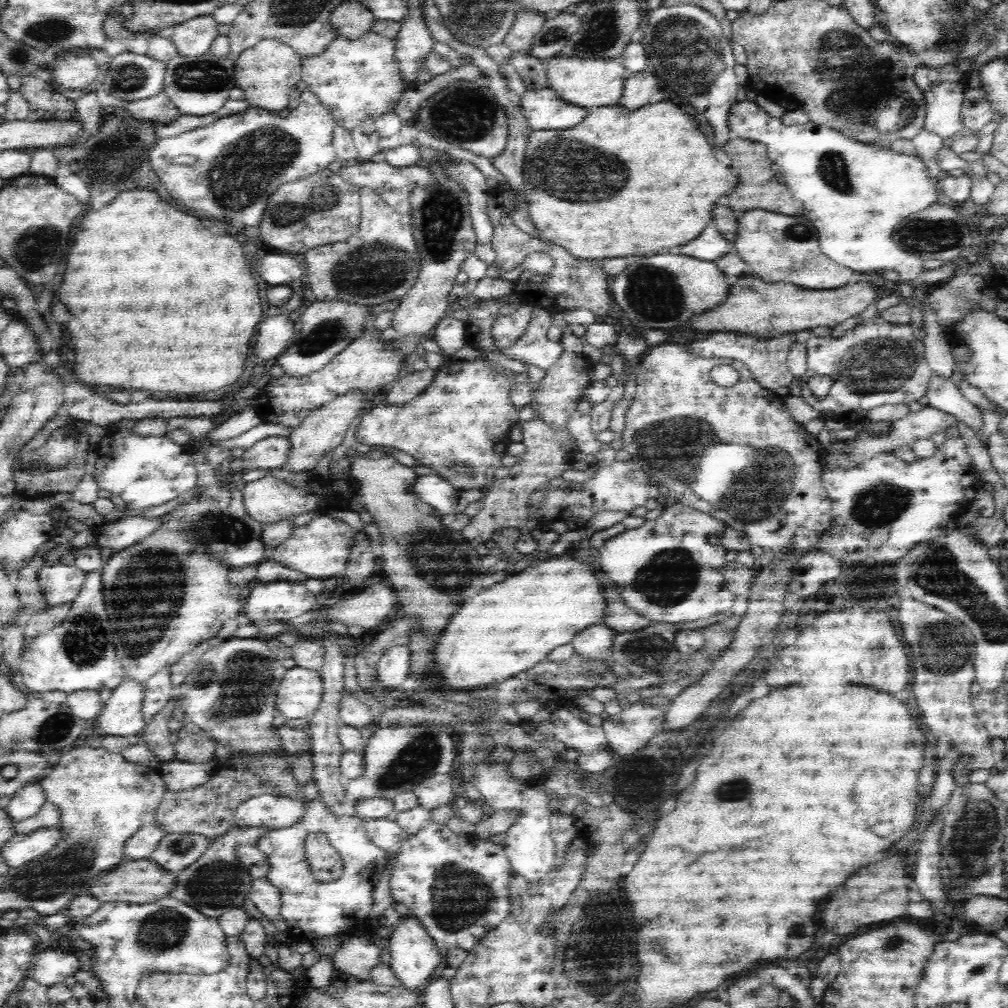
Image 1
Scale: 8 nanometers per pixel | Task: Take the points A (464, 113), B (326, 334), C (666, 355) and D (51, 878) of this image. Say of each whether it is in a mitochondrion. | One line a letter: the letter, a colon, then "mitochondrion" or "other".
A: mitochondrion
B: mitochondrion
C: other
D: mitochondrion

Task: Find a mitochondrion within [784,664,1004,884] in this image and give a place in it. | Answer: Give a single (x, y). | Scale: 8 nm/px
(973, 836)

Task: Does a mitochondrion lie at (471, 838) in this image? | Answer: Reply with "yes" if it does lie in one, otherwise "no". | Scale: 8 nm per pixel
no

